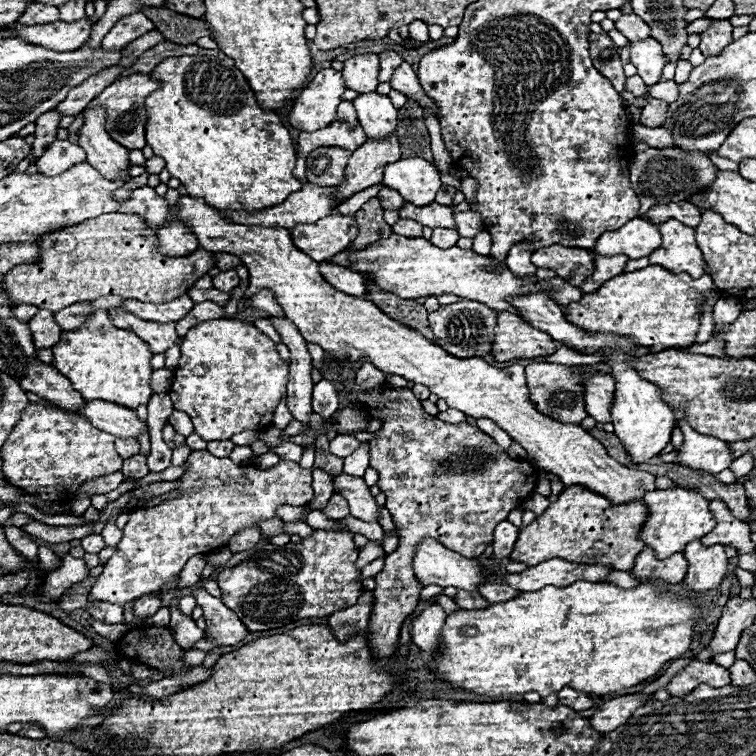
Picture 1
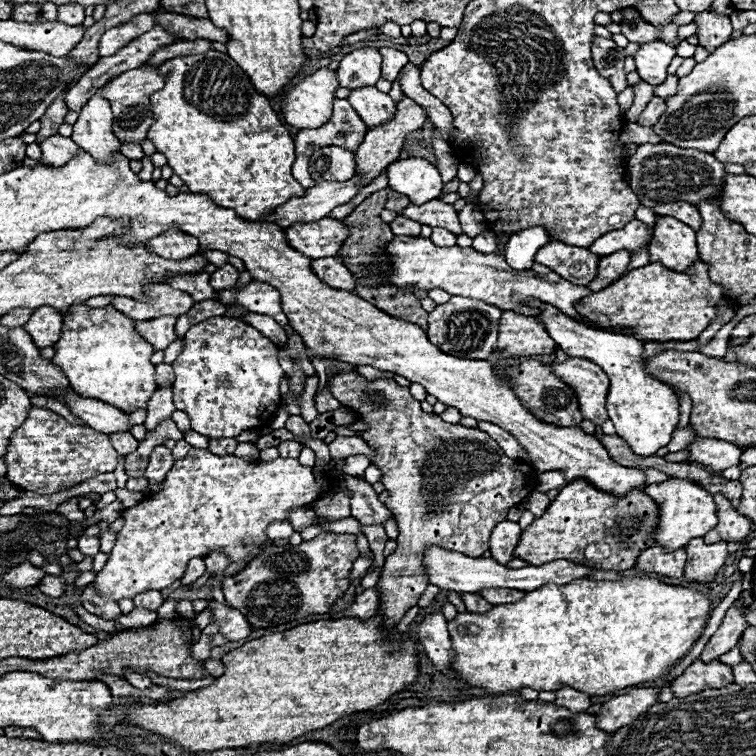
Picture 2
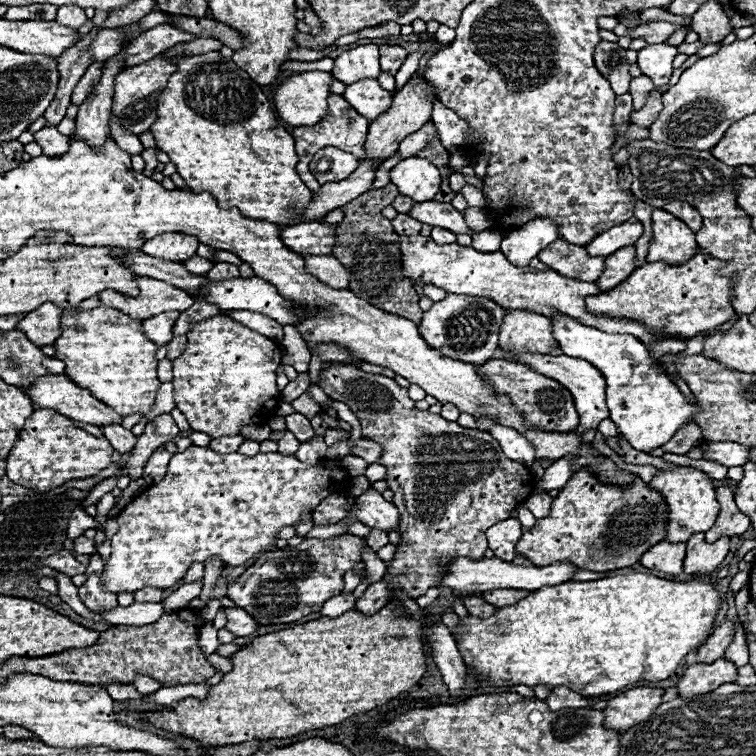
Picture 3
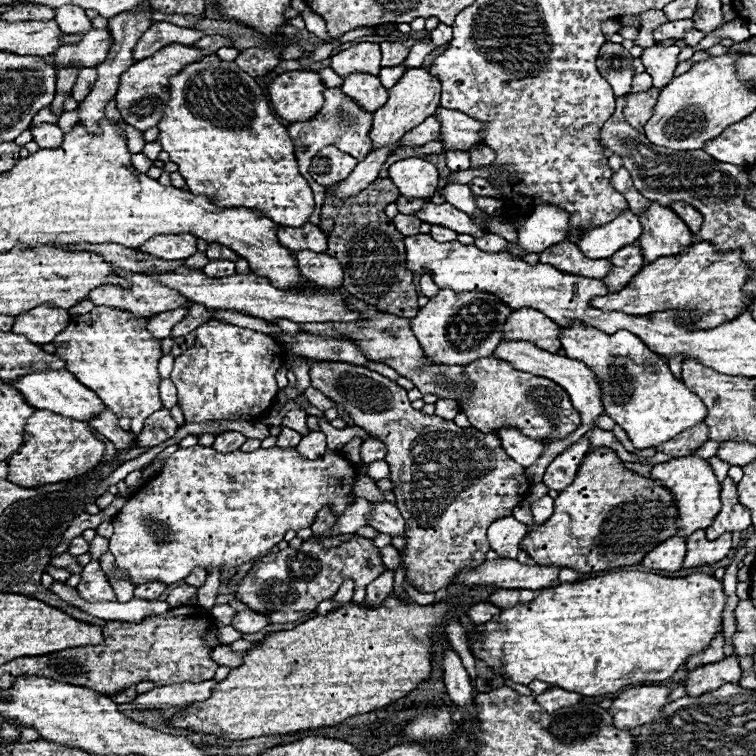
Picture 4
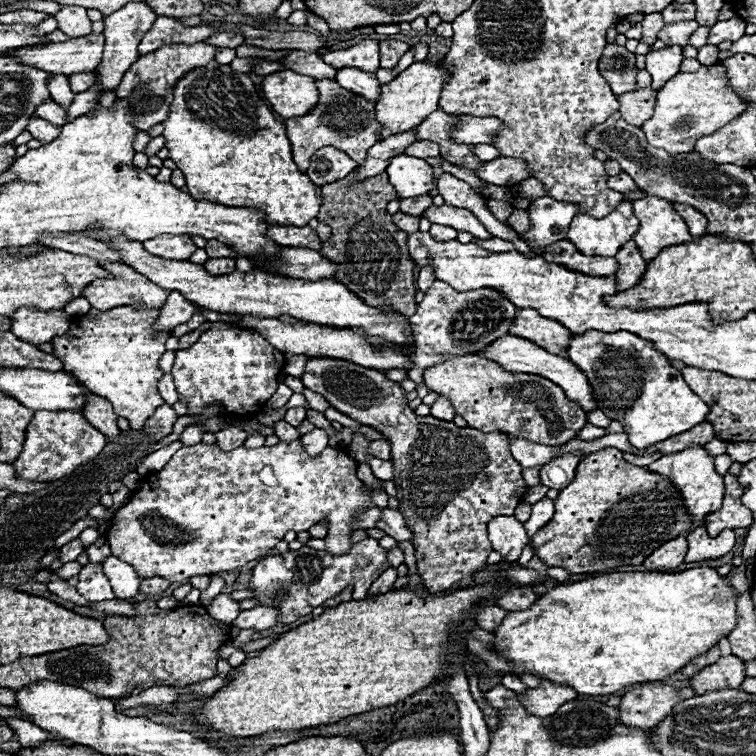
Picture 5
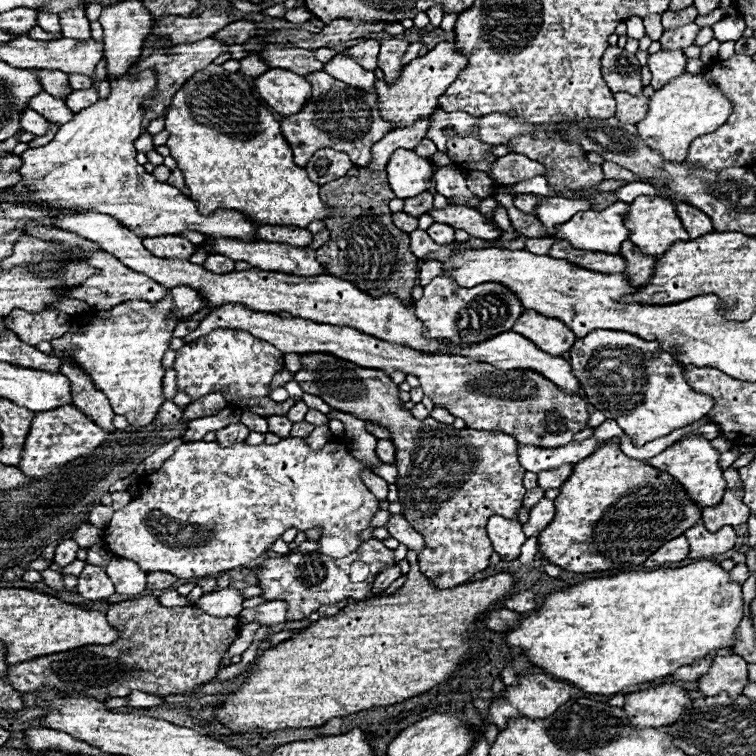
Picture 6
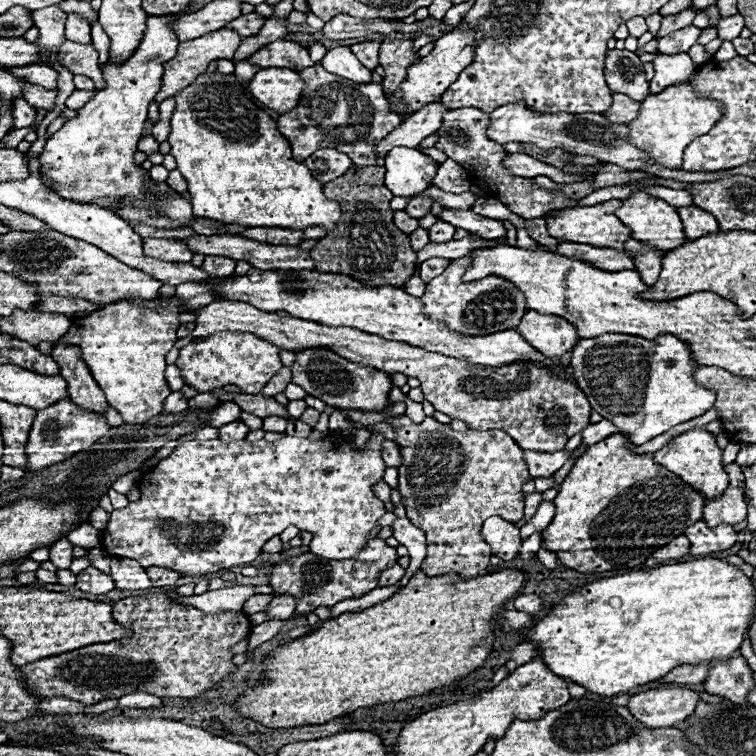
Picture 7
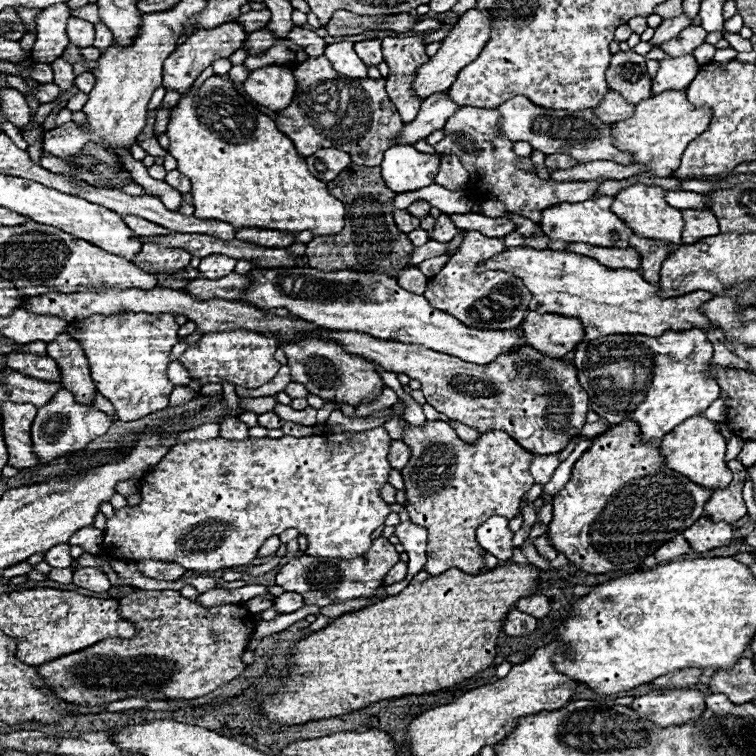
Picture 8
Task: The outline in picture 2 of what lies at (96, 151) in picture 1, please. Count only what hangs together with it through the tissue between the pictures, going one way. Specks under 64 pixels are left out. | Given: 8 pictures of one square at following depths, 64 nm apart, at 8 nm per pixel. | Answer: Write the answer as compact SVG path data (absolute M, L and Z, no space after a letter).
M102 88L82 106L74 124L72 140L86 148L96 160L110 160L110 152L120 150L120 140L112 134L110 102L102 96Z

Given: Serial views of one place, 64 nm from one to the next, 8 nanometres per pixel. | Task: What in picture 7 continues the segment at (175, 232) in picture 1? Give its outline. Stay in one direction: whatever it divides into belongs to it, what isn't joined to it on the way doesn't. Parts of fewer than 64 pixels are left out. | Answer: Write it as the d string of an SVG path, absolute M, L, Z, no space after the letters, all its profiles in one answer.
M146 238L144 254L164 262L190 262L194 256L190 250L186 250L186 244L172 238Z

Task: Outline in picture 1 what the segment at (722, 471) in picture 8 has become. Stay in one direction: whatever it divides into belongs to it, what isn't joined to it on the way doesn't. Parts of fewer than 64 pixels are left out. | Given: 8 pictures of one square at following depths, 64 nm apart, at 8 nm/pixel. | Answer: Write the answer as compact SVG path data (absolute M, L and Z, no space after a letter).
M678 484L666 490L650 490L642 500L650 504L650 520L646 522L646 528L642 528L642 540L646 540L646 544L658 552L658 556L672 556L674 552L682 552L690 540L700 540L716 524L714 514L710 512L710 500L706 500L700 492L682 488Z

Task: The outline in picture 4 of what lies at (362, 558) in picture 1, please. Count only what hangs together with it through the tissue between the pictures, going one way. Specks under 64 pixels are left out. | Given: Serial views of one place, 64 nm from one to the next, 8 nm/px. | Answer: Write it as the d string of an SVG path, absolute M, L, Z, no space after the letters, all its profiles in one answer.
M346 580L340 590L336 592L336 596L332 596L332 602L340 602L340 604L346 604L352 600L352 592L354 592L354 582L352 580Z

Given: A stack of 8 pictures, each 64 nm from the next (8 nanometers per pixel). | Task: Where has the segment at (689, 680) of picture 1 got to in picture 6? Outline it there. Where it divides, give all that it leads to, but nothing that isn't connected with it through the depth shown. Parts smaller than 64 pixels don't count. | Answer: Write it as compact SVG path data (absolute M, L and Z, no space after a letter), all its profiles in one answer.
M736 654L716 656L706 676L698 680L700 692L704 692L706 696L726 692L732 700L742 694L746 684L748 684L748 664L744 662L744 658Z

